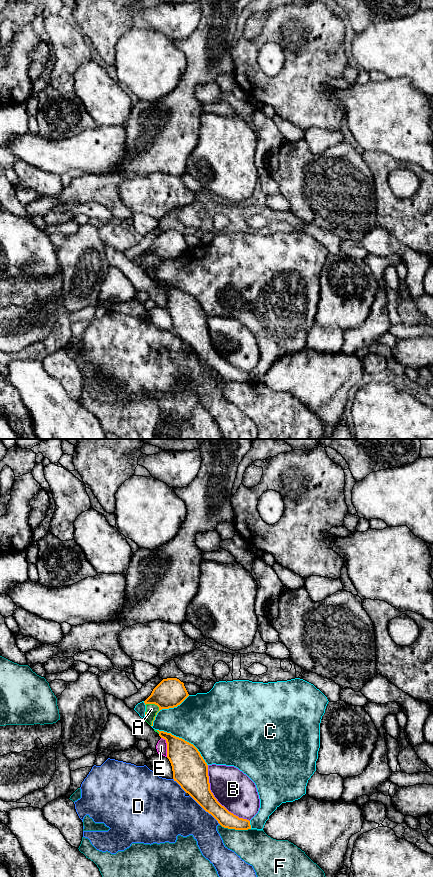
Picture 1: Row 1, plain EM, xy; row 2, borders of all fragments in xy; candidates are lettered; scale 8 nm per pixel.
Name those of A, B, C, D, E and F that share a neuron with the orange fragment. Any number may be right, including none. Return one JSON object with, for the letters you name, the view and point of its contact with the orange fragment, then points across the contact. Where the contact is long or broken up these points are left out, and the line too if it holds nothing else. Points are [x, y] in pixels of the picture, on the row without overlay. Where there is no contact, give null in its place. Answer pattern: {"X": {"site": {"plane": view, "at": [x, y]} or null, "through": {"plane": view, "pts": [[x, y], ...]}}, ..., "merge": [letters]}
{"merge": []}

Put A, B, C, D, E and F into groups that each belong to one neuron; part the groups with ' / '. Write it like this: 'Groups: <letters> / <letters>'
Groups: A C / B / D / E / F

